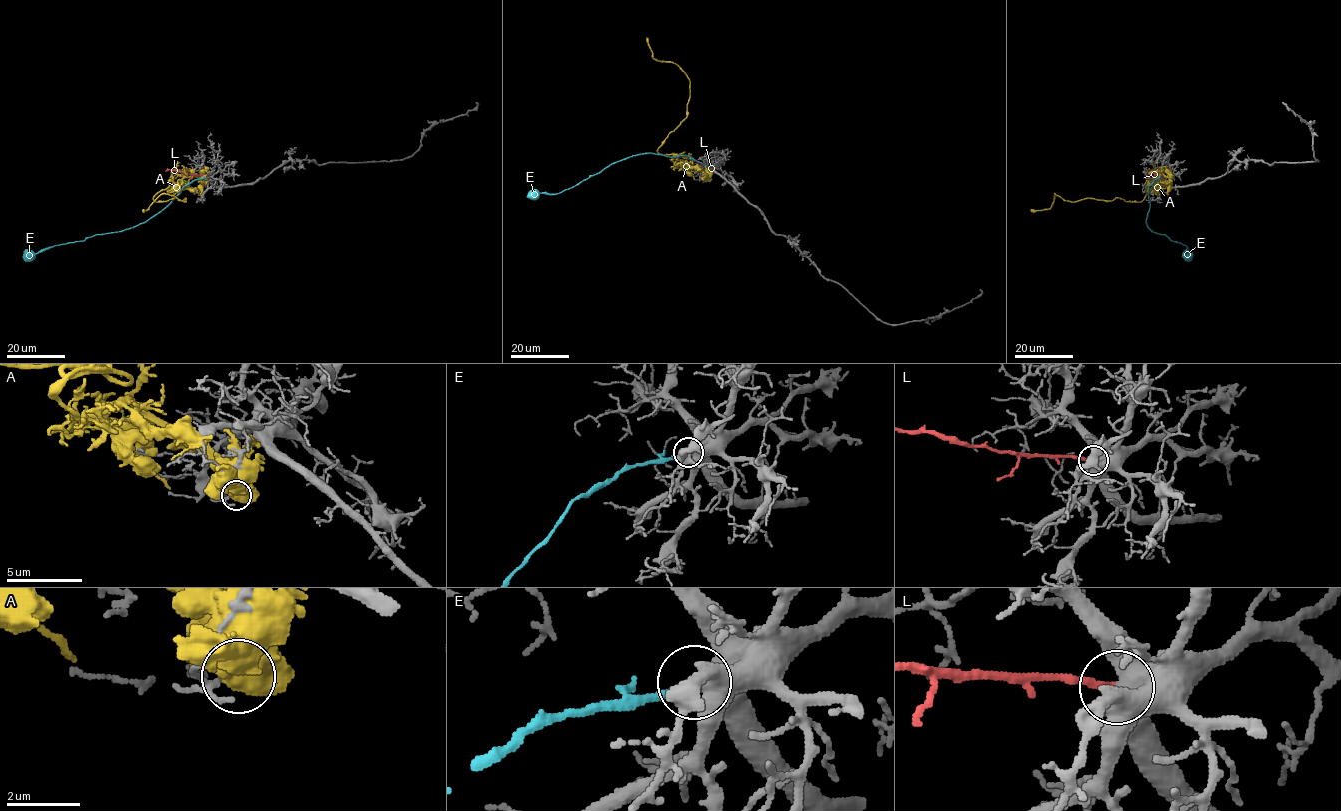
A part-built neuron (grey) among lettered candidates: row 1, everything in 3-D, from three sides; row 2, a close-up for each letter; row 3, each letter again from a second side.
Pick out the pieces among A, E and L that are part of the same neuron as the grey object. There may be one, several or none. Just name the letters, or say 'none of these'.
E

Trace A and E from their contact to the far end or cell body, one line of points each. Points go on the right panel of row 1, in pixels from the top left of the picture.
A: (1172, 175), (1156, 177), (1151, 191), (1147, 181), (1140, 202), (1064, 201), (1055, 194), (1050, 207), (1030, 211)
E: (1159, 177), (1148, 187), (1150, 207), (1146, 224), (1152, 232), (1186, 245), (1189, 259)

